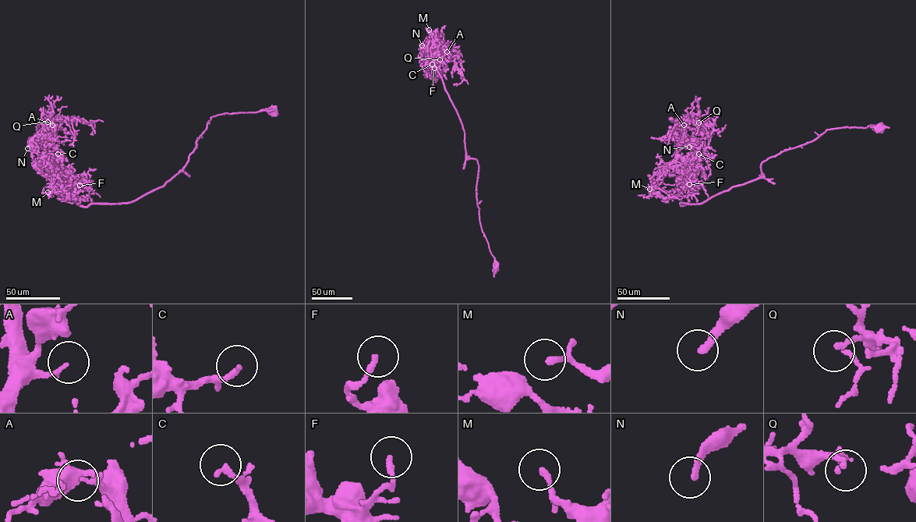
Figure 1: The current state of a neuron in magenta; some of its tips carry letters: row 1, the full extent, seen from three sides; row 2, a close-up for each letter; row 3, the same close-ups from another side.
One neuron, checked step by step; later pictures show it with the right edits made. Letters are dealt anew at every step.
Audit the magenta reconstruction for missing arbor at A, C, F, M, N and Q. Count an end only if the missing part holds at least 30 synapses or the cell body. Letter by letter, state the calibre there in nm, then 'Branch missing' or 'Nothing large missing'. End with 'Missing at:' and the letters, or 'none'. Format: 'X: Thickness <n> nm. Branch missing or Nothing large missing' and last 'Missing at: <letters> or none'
A: Thickness 160 nm. Nothing large missing
C: Thickness 160 nm. Nothing large missing
F: Thickness 180 nm. Nothing large missing
M: Thickness 140 nm. Nothing large missing
N: Thickness 220 nm. Branch missing
Q: Thickness 150 nm. Nothing large missing
Missing at: N

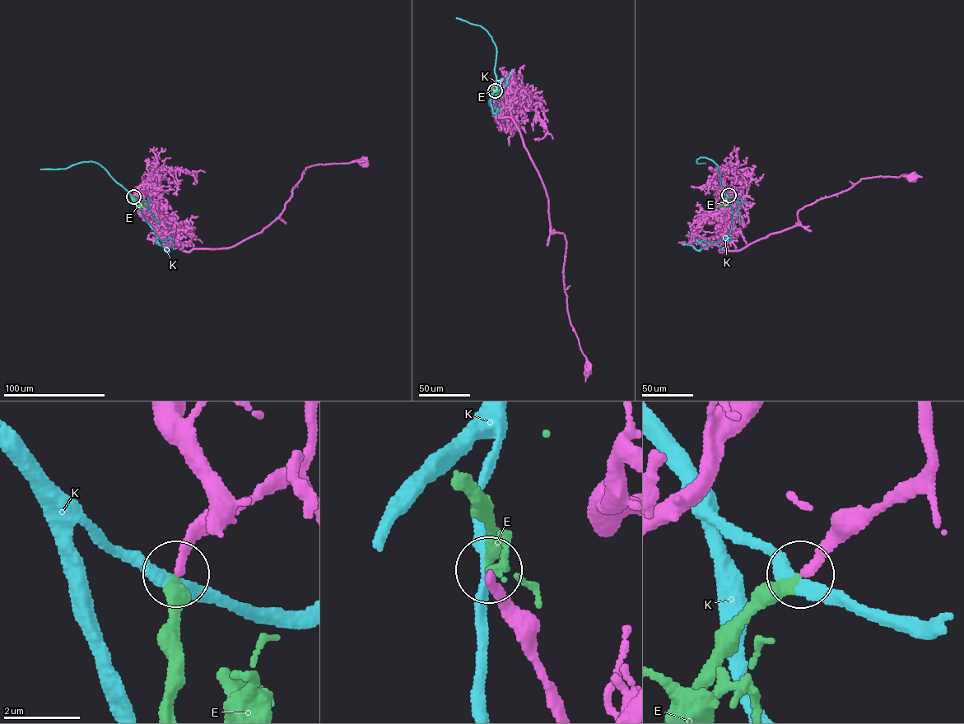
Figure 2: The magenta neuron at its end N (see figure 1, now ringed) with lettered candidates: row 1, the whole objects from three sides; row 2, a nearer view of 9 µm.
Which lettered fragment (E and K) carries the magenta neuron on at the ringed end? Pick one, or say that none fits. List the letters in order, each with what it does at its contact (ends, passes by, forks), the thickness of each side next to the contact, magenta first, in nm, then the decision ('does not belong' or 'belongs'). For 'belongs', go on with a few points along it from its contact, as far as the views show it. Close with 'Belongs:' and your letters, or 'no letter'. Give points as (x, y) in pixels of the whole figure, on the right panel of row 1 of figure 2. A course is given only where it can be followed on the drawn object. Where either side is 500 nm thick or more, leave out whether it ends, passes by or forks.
E: it ends | 240/280 nm | belongs | via (728, 195), (725, 202), (722, 203), (727, 202), (728, 206)
K: it passes by | 220/280 nm | does not belong
Belongs: E

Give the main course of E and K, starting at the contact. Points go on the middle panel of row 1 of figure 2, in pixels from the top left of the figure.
E: (495, 90), (494, 88), (497, 90), (500, 99)
K: (495, 90), (496, 51), (491, 37), (479, 25), (456, 17)

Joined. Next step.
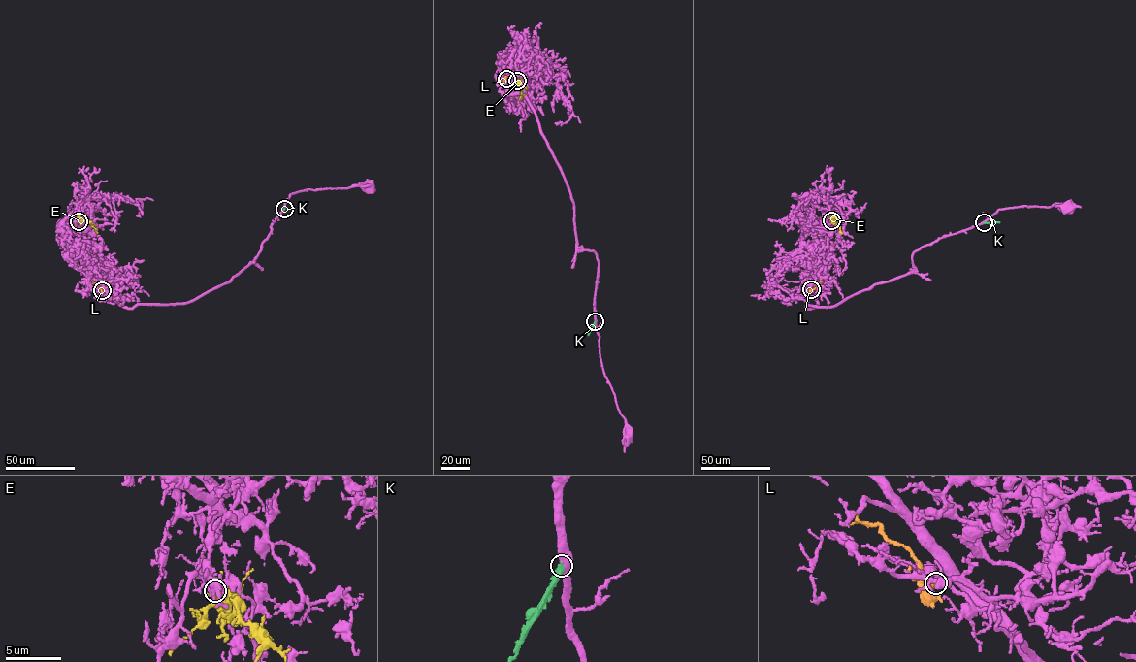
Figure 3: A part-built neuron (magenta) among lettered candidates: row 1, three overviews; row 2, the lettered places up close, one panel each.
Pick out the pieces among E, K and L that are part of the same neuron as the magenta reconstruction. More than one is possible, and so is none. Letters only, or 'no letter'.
E

